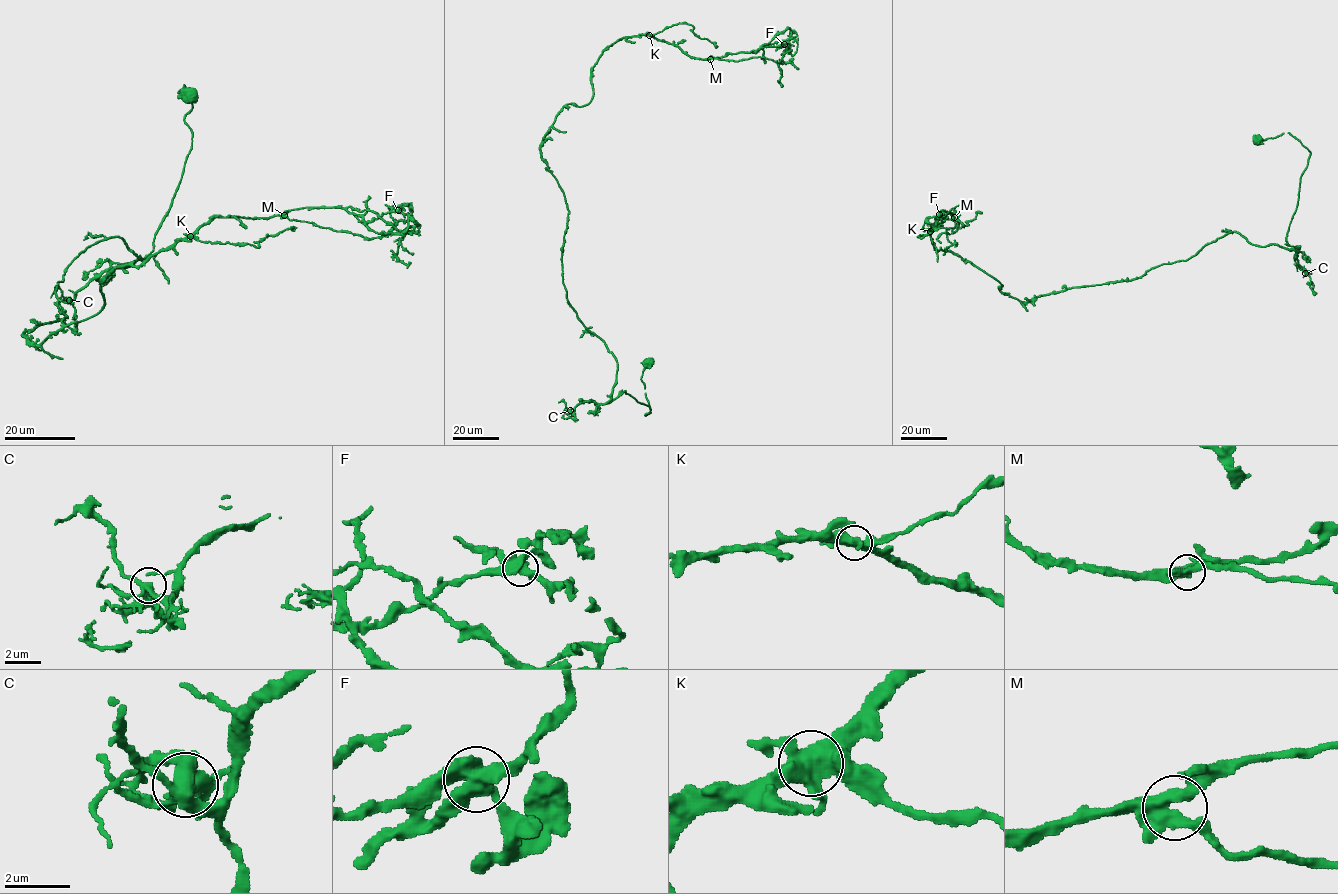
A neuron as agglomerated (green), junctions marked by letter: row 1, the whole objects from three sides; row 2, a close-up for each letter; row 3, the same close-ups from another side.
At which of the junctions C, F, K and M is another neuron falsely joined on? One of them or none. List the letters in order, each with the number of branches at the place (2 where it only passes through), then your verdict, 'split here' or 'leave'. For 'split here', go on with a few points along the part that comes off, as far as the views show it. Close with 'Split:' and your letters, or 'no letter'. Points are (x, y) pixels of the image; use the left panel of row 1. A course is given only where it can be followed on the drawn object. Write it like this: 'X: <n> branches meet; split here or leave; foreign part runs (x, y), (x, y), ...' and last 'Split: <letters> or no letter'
C: 4 branches meet; leave
F: 4 branches meet; leave
K: 4 branches meet; leave
M: 4 branches meet; leave
Split: no letter

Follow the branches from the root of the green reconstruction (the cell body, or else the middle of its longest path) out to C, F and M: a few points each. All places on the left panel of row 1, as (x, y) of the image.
C: (187, 97), (178, 93), (184, 85), (192, 103), (184, 118), (192, 147), (153, 251), (113, 263), (69, 300)
F: (187, 97), (153, 251), (89, 246), (33, 345), (217, 216), (398, 210)
M: (187, 97), (153, 251), (89, 246), (65, 315), (22, 334), (95, 315), (114, 269), (217, 216), (284, 215)

